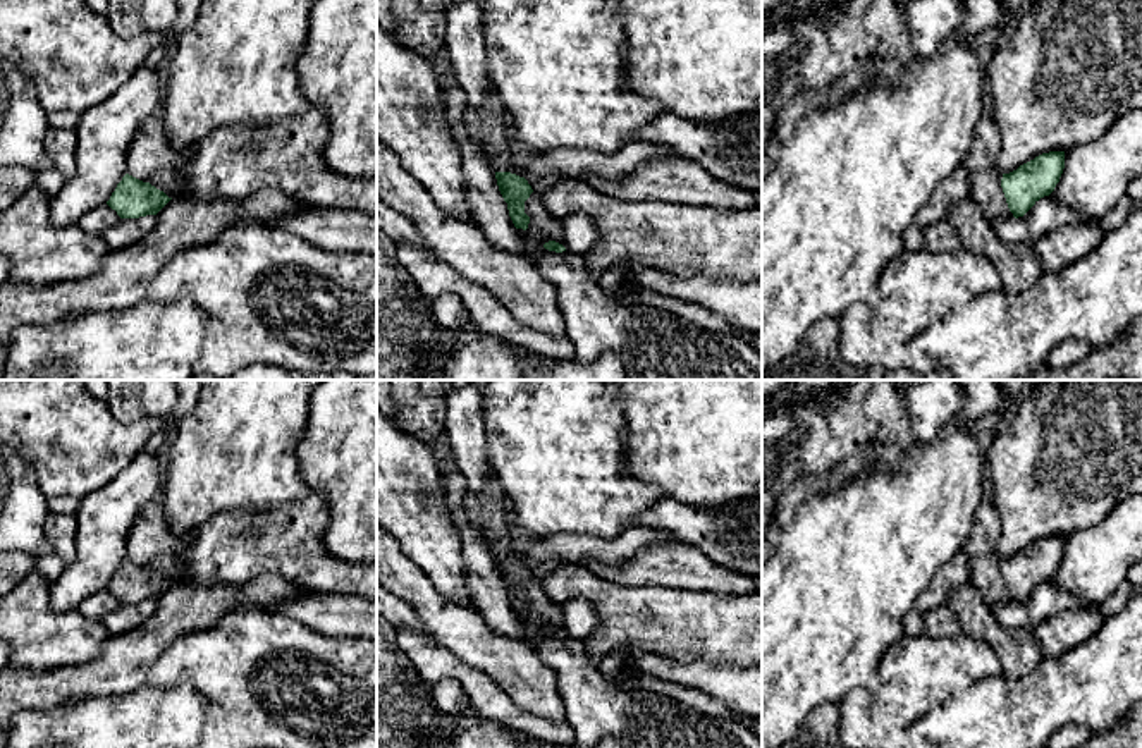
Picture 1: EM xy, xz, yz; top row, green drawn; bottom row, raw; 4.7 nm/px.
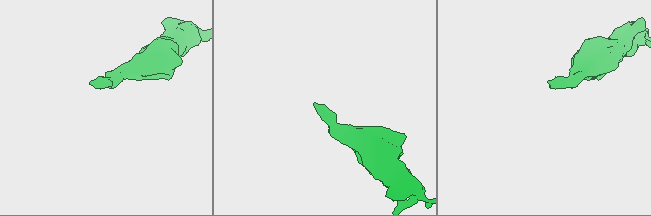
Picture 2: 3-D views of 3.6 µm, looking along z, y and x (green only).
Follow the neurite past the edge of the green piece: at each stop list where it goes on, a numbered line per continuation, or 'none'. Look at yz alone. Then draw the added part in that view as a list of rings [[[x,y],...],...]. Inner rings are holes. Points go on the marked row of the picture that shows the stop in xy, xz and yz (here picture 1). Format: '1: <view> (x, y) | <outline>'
none

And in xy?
none

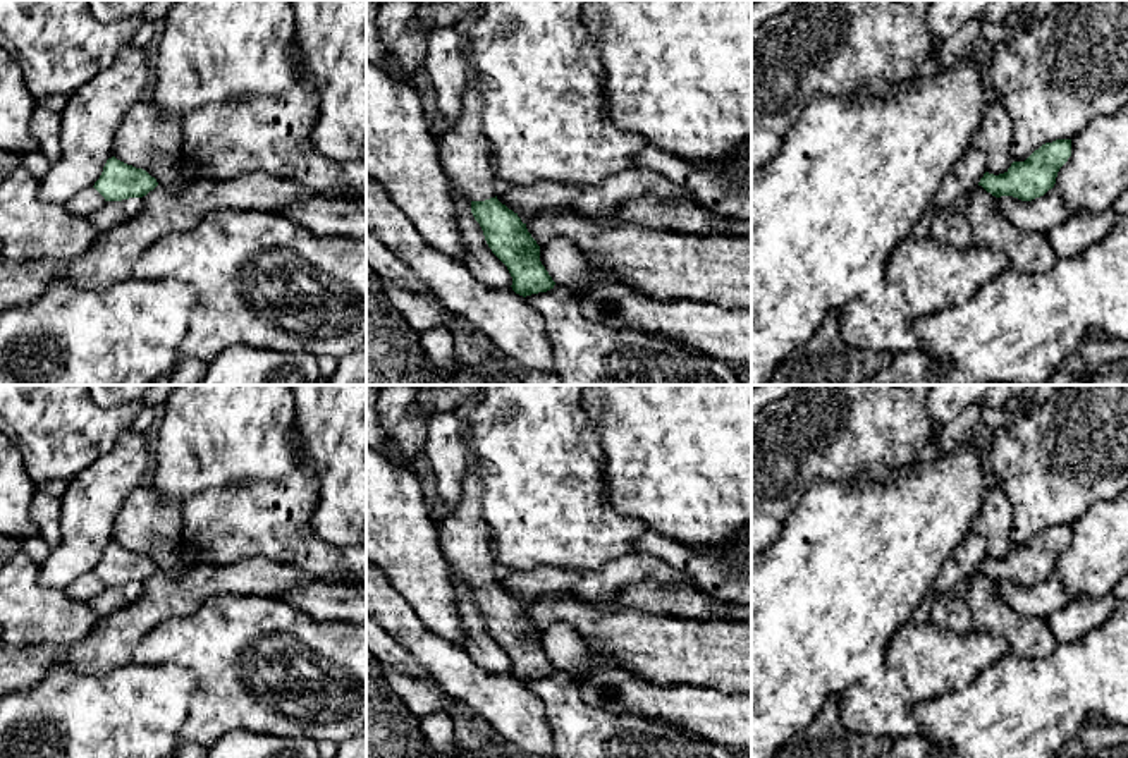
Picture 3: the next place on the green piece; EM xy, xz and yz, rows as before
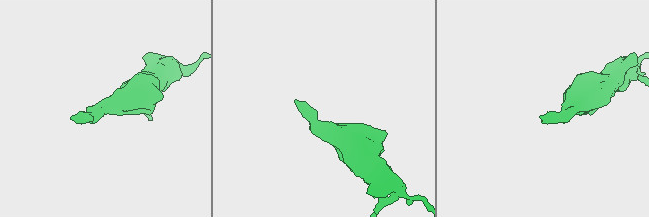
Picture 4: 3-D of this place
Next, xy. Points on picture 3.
none

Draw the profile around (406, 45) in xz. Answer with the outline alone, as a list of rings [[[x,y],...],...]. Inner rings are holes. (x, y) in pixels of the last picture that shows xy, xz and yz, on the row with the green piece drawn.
[[[383,0],[378,5],[377,26],[380,41],[404,81],[416,81],[425,72],[428,55],[426,34],[414,28],[416,0]]]

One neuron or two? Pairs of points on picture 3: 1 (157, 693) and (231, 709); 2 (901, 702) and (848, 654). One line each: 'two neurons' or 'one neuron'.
1: two neurons
2: two neurons

